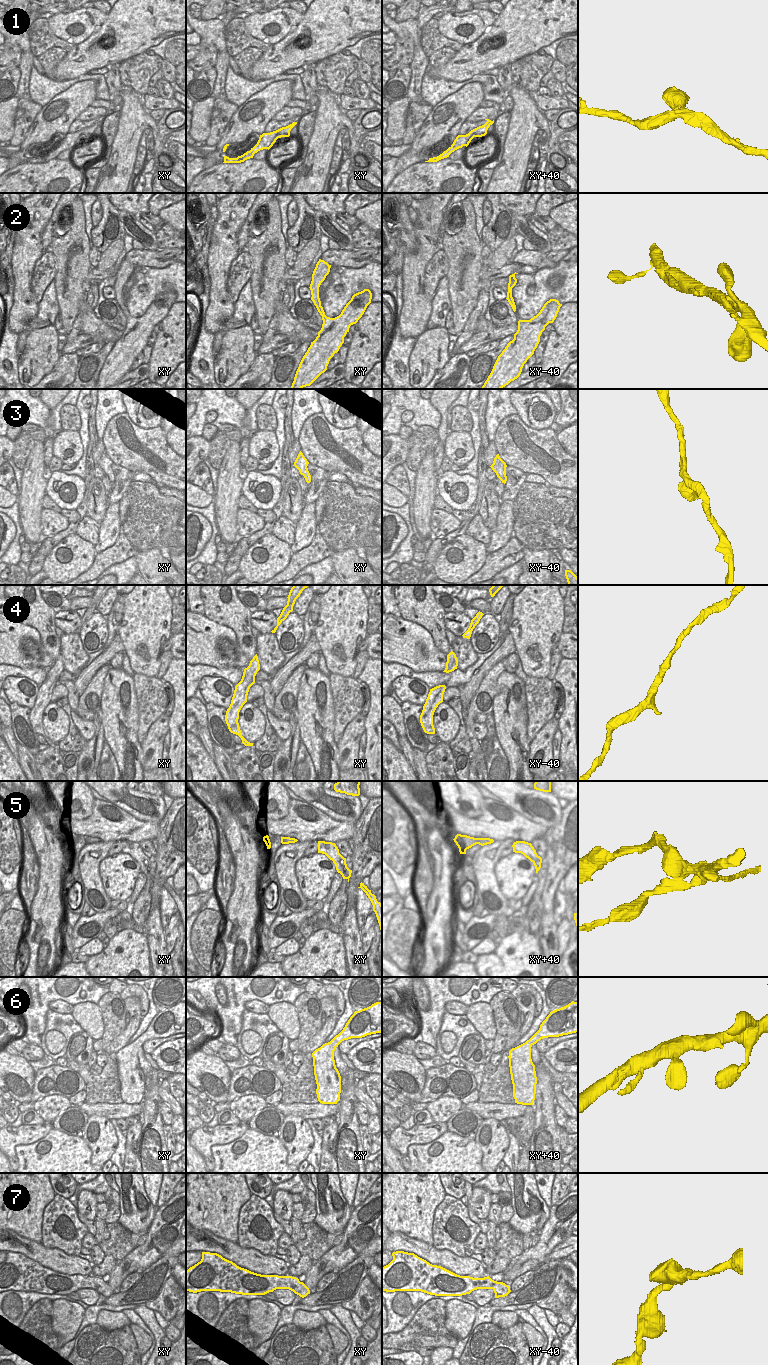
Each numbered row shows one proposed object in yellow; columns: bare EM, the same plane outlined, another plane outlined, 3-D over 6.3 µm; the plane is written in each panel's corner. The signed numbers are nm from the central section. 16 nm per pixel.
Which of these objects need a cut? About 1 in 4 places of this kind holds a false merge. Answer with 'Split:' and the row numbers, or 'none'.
Split: 5.

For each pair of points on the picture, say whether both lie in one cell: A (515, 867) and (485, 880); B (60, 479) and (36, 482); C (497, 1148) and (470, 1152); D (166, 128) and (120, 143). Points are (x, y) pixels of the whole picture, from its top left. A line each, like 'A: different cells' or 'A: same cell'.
A: different cells
B: different cells
C: different cells
D: different cells

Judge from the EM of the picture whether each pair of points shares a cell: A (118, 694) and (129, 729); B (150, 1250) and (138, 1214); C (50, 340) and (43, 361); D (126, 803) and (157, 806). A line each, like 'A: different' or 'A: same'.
A: same
B: different
C: same
D: same

